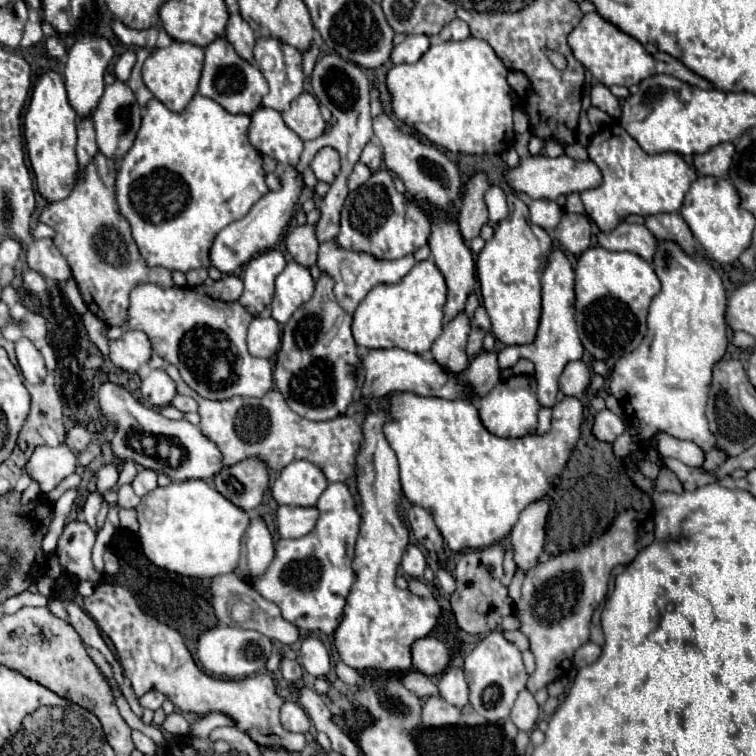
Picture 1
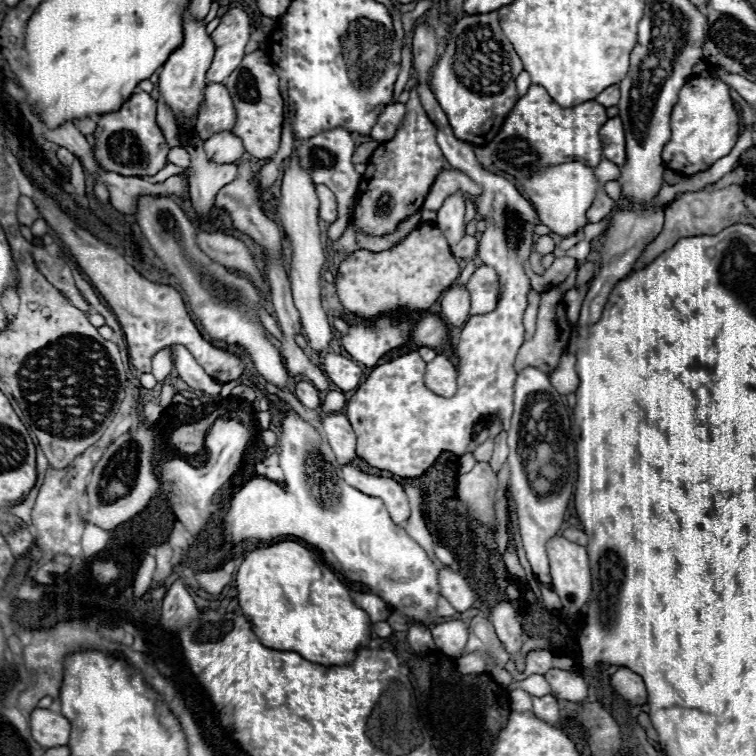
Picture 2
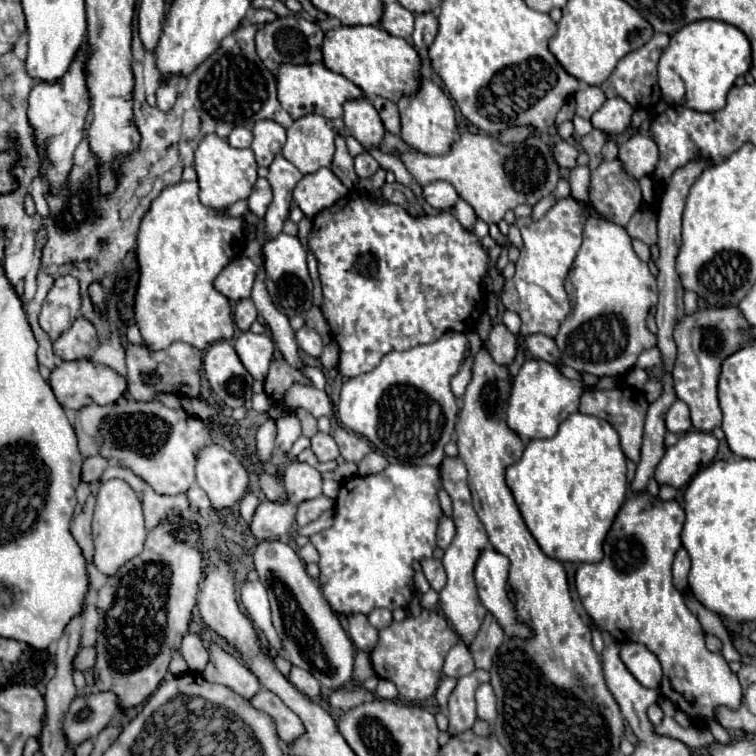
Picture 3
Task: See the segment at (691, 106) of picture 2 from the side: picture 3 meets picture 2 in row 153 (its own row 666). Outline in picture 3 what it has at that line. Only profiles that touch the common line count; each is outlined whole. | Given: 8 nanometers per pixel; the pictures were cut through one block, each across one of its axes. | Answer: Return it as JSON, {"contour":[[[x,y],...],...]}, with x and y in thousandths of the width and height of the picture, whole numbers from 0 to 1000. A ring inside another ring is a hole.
{"contour":[[[857,651],[836,653],[823,675],[817,677],[802,717],[799,717],[799,738],[788,746],[767,746],[762,754],[762,783],[767,788],[767,796],[783,823],[810,839],[820,852],[825,849],[841,849],[852,852],[860,862],[865,862],[878,884],[878,899],[873,910],[886,923],[894,918],[894,937],[902,939],[915,952],[923,950],[931,958],[944,955],[944,939],[952,934],[960,937],[979,937],[981,931],[981,910],[976,902],[976,894],[966,886],[960,870],[952,862],[939,862],[931,854],[931,836],[929,828],[915,812],[915,807],[907,802],[902,783],[897,783],[889,772],[889,741],[899,720],[899,704],[905,693],[905,675],[902,669],[889,664],[876,664],[870,659],[862,659]]]}

